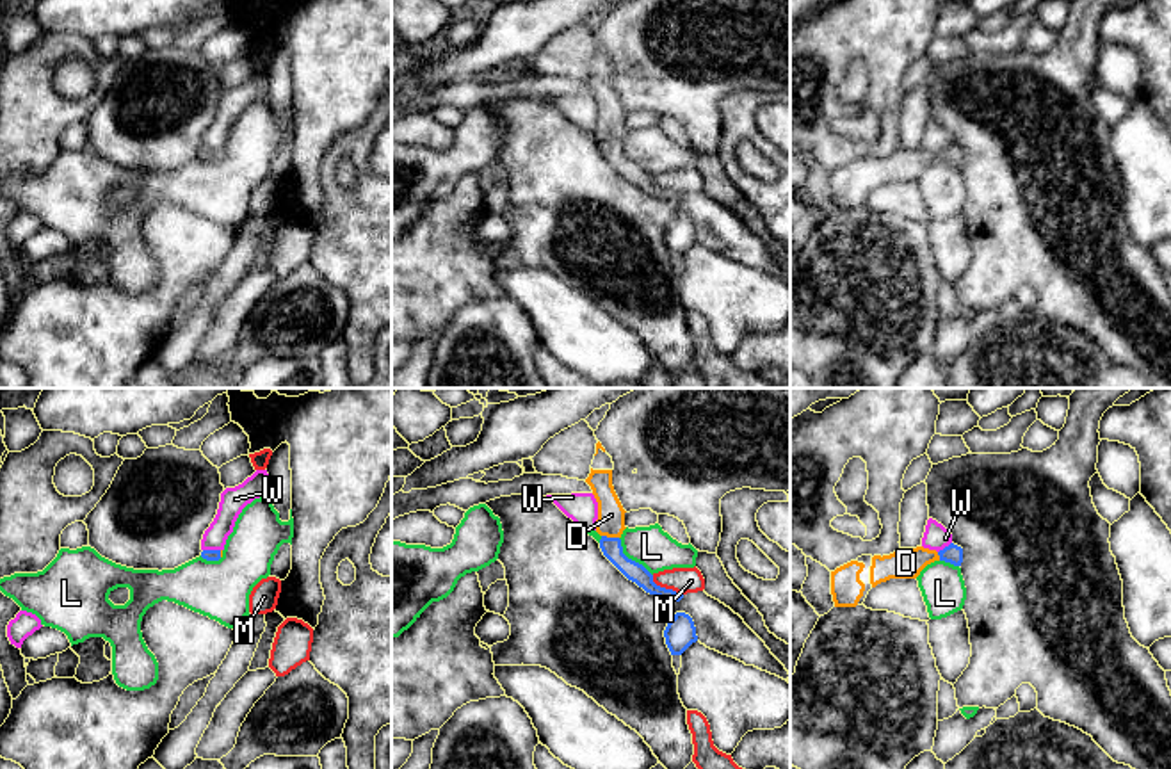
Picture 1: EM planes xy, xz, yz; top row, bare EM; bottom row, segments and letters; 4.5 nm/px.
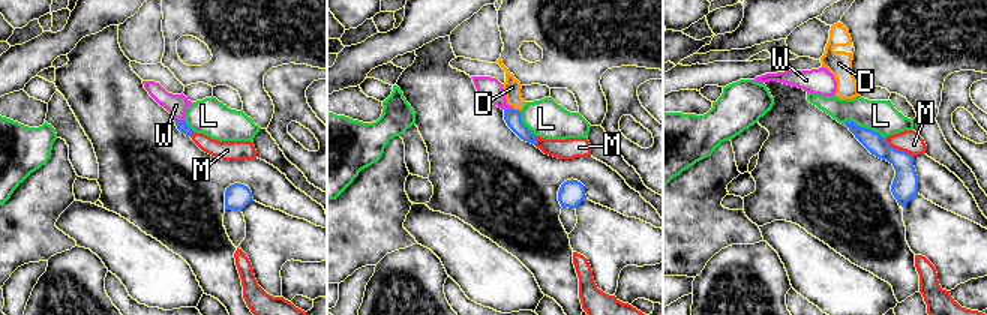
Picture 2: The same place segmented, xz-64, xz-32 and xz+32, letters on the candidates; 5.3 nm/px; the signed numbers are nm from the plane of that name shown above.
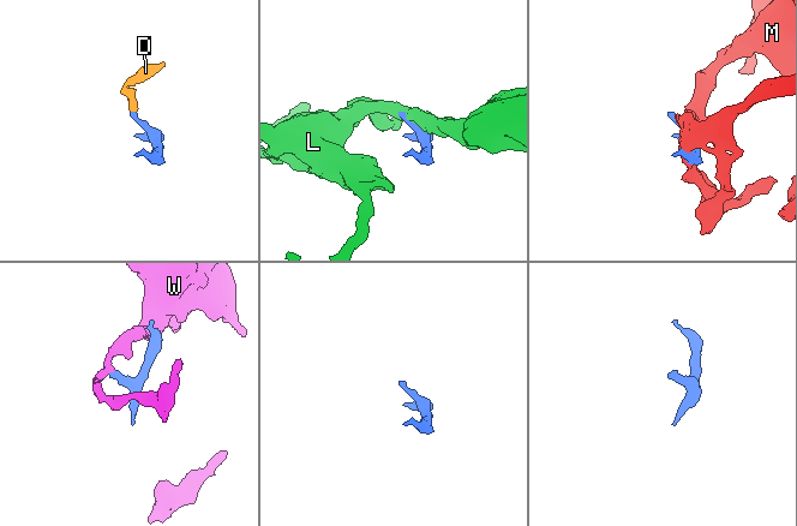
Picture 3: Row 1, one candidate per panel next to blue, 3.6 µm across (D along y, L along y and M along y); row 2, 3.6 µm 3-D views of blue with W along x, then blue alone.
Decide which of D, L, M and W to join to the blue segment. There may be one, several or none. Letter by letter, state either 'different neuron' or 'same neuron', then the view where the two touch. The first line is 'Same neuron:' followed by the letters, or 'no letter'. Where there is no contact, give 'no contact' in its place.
Same neuron: D
D: same neuron; meets blue in xz
L: different neuron; meets blue in xz
M: different neuron; meets blue in xz
W: different neuron; meets blue in xy

